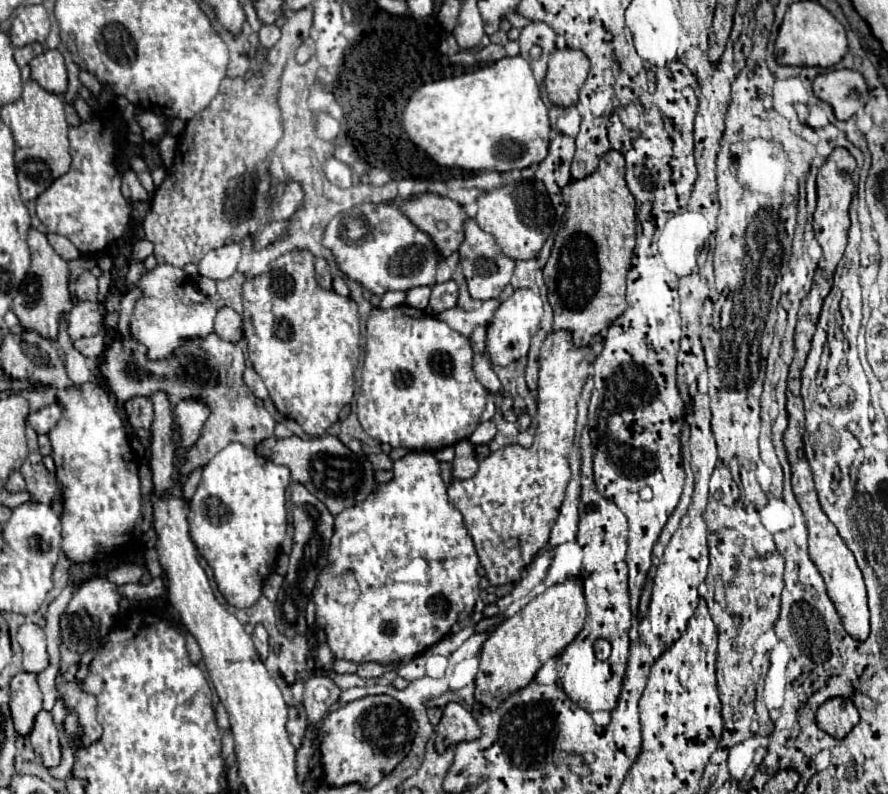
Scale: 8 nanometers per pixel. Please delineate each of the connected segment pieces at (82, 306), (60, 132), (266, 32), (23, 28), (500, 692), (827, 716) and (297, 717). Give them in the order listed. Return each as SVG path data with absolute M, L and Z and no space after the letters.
M79 302L67 316L69 322L69 336L71 340L91 338L99 332L101 314L97 302Z
M27 80L23 84L21 98L17 102L3 106L1 120L11 128L15 138L15 164L17 164L21 198L23 202L35 200L57 178L69 172L71 154L67 138L69 126L65 120L65 104L57 94L43 90L35 80Z
M267 24L267 26L263 26L263 28L259 30L259 42L261 42L267 50L273 48L279 38L281 38L281 32L279 32L279 28L277 28L275 24Z
M41 4L21 8L13 18L9 30L13 46L27 46L33 42L43 44L47 40L47 34L49 34L49 16Z
M573 576L547 588L515 616L503 620L497 630L489 634L481 648L481 664L475 680L475 700L495 710L509 694L525 688L549 658L559 656L561 650L573 642L585 622L585 614L583 586L581 580Z
M847 698L827 700L817 710L817 726L829 736L841 740L845 738L859 722L859 712Z
M303 706L289 708L287 732L289 732L289 740L291 740L291 744L293 744L297 750L301 748L301 742L303 742L305 730L307 730L307 716L305 716L305 710L303 710Z

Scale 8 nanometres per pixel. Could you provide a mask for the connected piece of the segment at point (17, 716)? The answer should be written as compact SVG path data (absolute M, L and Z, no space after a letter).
M21 672L11 680L11 716L15 730L21 738L27 738L33 730L35 718L41 712L41 690L35 674Z

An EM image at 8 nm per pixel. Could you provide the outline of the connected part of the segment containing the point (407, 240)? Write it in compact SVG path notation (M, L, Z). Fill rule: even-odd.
M361 204L351 208L347 214L335 216L327 230L323 244L333 250L341 272L351 280L359 282L369 292L383 296L389 290L411 290L415 286L435 286L435 270L441 262L441 254L429 234L419 230L397 206L391 204ZM361 218L369 232L363 242L345 242L341 236L347 220Z

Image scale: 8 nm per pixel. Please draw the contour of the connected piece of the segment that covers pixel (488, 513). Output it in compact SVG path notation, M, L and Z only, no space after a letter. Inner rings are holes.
M557 330L551 332L543 346L541 346L541 370L539 370L539 388L537 388L537 430L535 440L531 448L524 448L516 444L505 446L493 454L489 454L481 464L473 478L469 480L455 480L449 488L449 502L461 512L463 524L467 528L467 534L475 542L477 556L481 560L481 566L485 568L485 574L489 576L489 582L493 586L503 586L509 582L517 582L521 576L521 570L533 560L533 556L549 542L551 528L557 520L561 502L565 498L565 488L571 478L567 456L573 448L573 436L575 436L575 418L577 418L577 400L581 394L581 388L587 380L589 364L595 360L597 354L603 350L603 338L597 334L591 338L589 346L575 346L569 330Z

